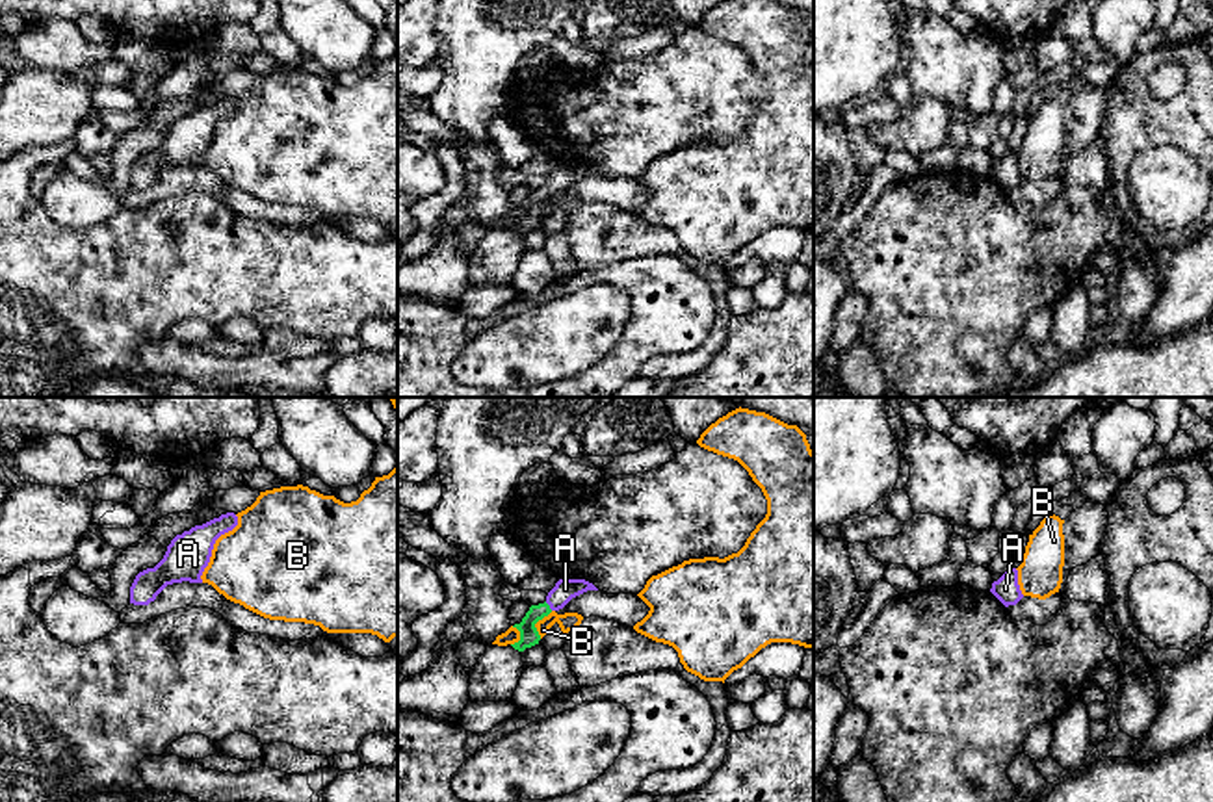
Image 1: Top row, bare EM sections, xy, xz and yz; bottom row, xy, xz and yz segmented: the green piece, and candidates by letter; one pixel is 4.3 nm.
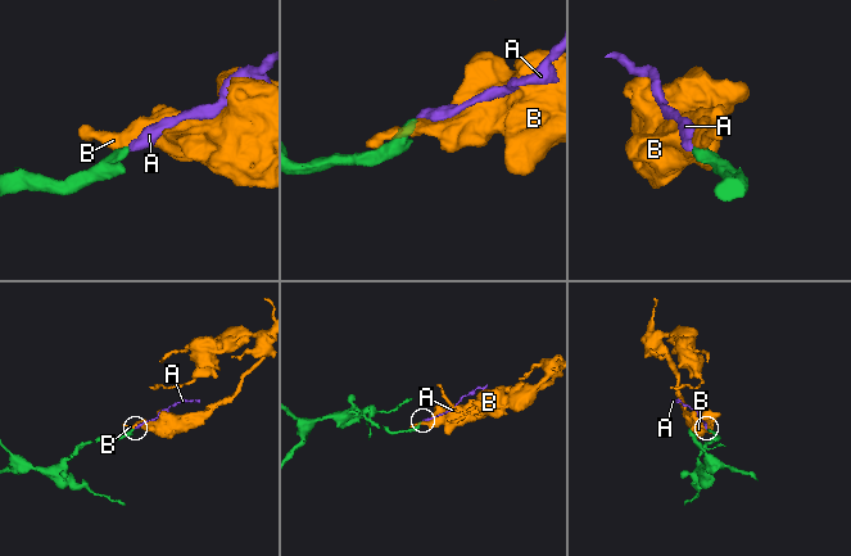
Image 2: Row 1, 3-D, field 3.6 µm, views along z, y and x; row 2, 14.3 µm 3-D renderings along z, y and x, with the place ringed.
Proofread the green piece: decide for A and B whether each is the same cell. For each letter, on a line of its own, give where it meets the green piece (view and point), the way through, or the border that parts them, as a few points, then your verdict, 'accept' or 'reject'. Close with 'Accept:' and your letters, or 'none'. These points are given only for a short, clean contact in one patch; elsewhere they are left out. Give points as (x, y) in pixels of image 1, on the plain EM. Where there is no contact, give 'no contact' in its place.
A: xz (548, 190) | across xz (528, 216), (528, 206), (548, 190), (565, 173) | accept
B: xz (537, 205) | along xz (552, 195), (535, 208), (539, 221) | reject
Accept: A

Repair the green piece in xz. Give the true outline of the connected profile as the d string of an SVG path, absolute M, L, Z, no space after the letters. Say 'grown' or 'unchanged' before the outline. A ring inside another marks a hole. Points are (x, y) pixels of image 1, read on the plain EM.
grown; M559 163L555 171L548 176L546 186L531 189L522 206L513 210L520 215L520 225L511 230L518 236L524 236L526 232L539 228L541 219L535 208L548 200L552 195L563 193L572 182L587 175L598 173L585 163Z

